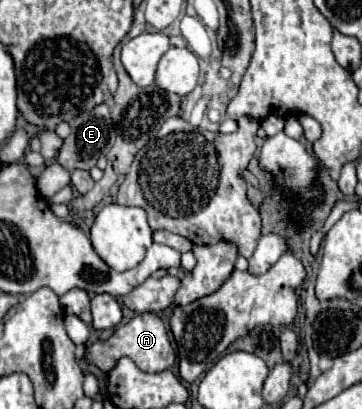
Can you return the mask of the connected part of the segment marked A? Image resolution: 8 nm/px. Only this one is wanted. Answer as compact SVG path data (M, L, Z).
M139 313L139 315L135 315L129 323L119 325L115 329L115 333L107 341L97 341L97 343L89 345L87 351L85 351L85 359L89 363L95 363L103 373L109 373L109 369L115 365L115 361L119 357L131 357L135 361L135 365L145 373L165 371L177 359L175 351L173 351L173 347L169 343L165 323L155 313Z

